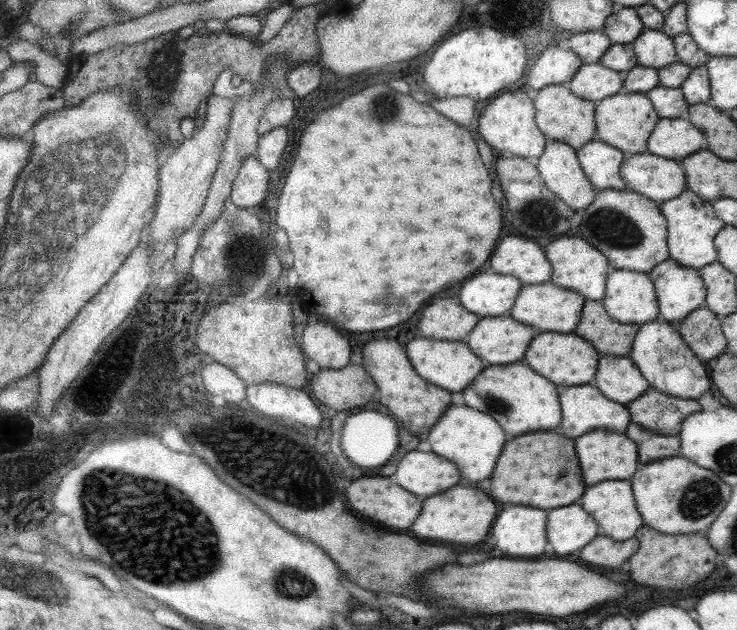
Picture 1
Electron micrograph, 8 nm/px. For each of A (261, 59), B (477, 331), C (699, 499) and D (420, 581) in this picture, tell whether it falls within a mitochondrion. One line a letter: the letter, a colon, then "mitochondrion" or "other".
A: other
B: other
C: mitochondrion
D: other

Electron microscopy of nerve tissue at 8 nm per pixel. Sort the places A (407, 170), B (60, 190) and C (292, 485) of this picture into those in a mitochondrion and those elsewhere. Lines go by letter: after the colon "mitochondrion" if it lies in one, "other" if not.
A: other
B: mitochondrion
C: mitochondrion

